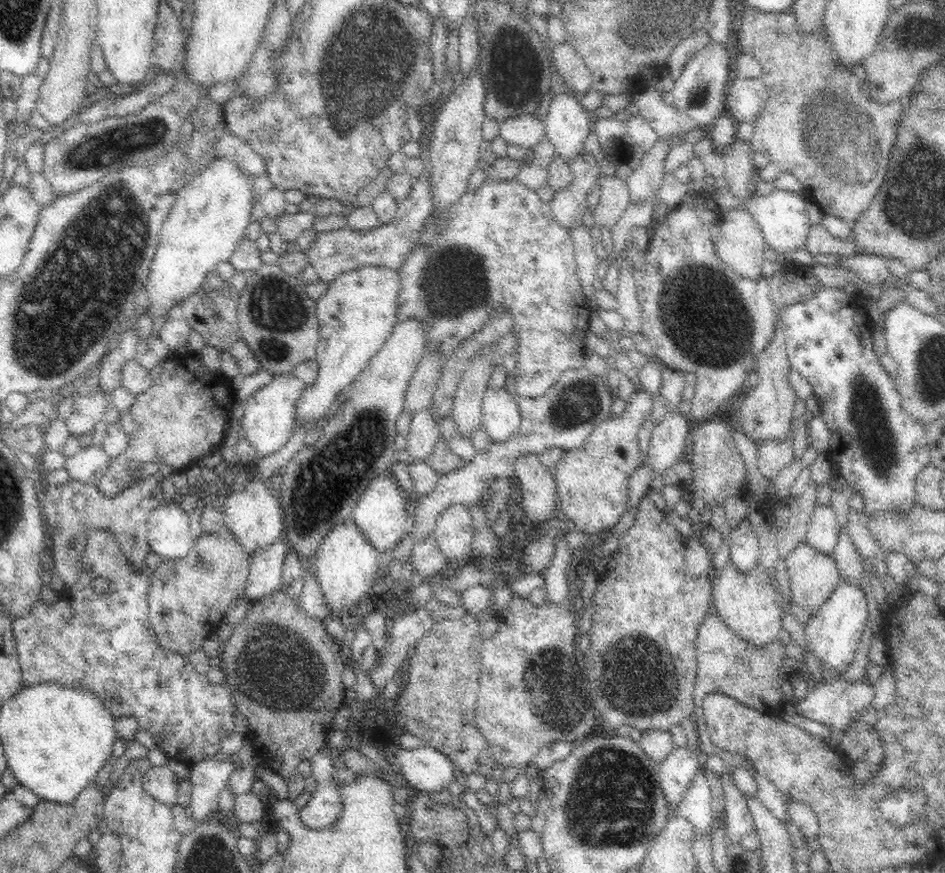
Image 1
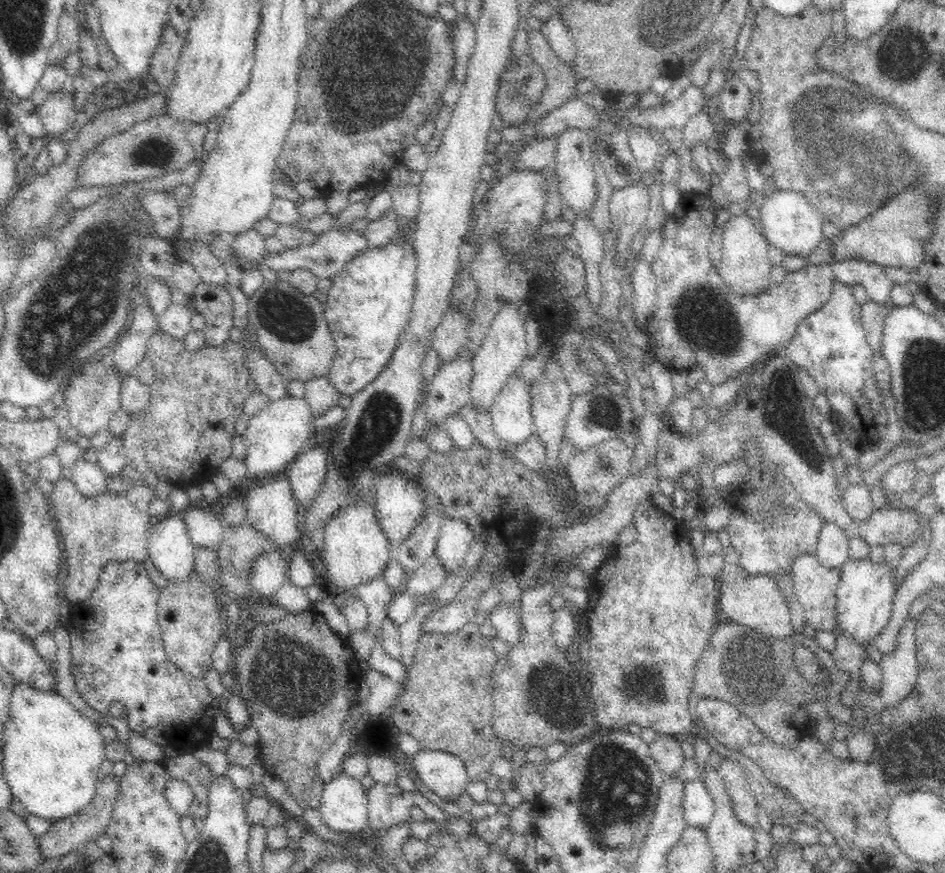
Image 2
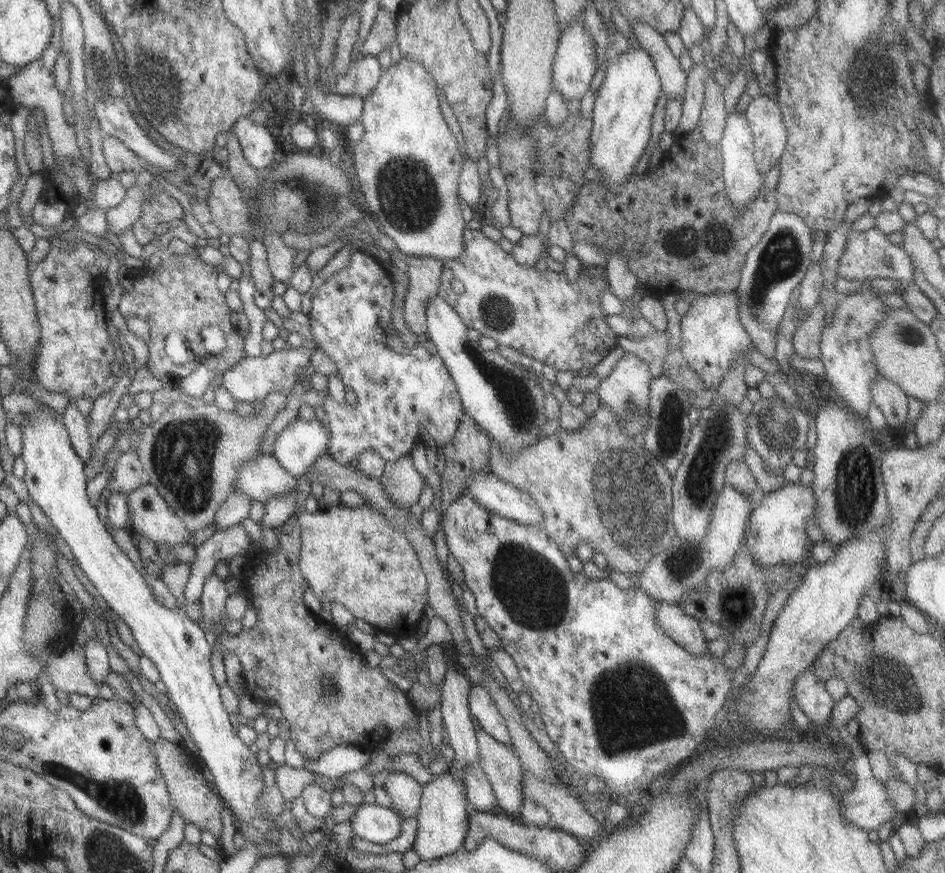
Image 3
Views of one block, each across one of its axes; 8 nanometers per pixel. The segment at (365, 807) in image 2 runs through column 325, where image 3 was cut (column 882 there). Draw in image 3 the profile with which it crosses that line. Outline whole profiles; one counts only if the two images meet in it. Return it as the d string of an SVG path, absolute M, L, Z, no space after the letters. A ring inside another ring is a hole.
M853 750L852 755L847 755L853 762L851 772L855 781L850 790L843 791L838 806L843 819L852 826L869 832L890 822L896 812L891 807L891 802L887 802L888 796L883 784L871 776L867 755L863 751Z

